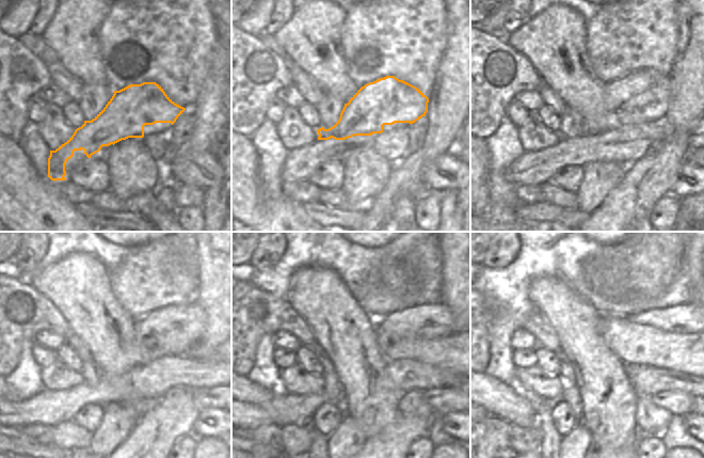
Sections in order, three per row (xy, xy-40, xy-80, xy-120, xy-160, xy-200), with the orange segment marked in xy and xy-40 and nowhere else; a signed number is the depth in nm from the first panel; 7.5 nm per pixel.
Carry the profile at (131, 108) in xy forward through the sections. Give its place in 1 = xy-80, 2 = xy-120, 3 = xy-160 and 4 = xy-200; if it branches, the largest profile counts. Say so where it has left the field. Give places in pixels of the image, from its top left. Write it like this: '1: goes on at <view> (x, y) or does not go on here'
1: goes on at xy-80 (641, 96)
2: goes on at xy-120 (171, 331)
3: goes on at xy-160 (428, 320)
4: goes on at xy-200 (687, 318)

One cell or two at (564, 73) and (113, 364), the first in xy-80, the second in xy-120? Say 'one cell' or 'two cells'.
one cell

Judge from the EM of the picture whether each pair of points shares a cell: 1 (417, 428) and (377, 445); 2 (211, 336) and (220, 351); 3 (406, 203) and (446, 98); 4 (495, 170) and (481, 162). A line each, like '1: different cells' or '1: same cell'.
1: same cell
2: different cells
3: different cells
4: different cells

